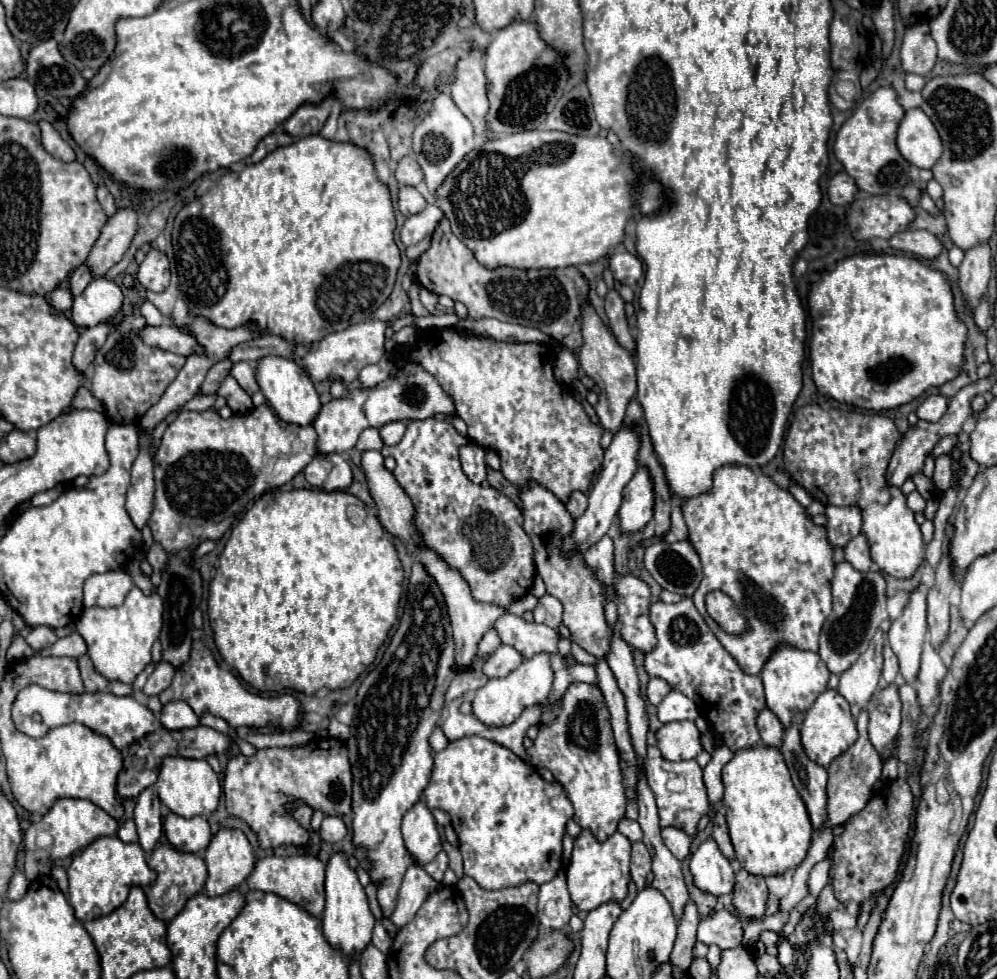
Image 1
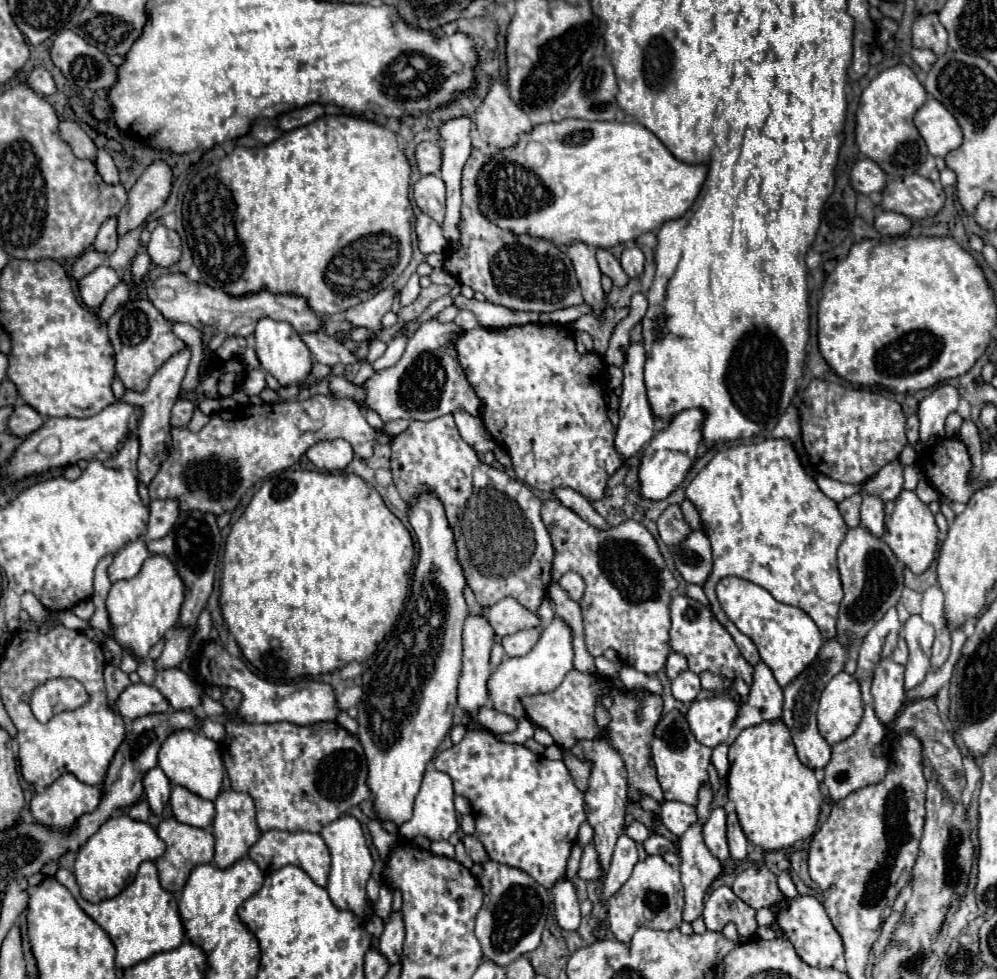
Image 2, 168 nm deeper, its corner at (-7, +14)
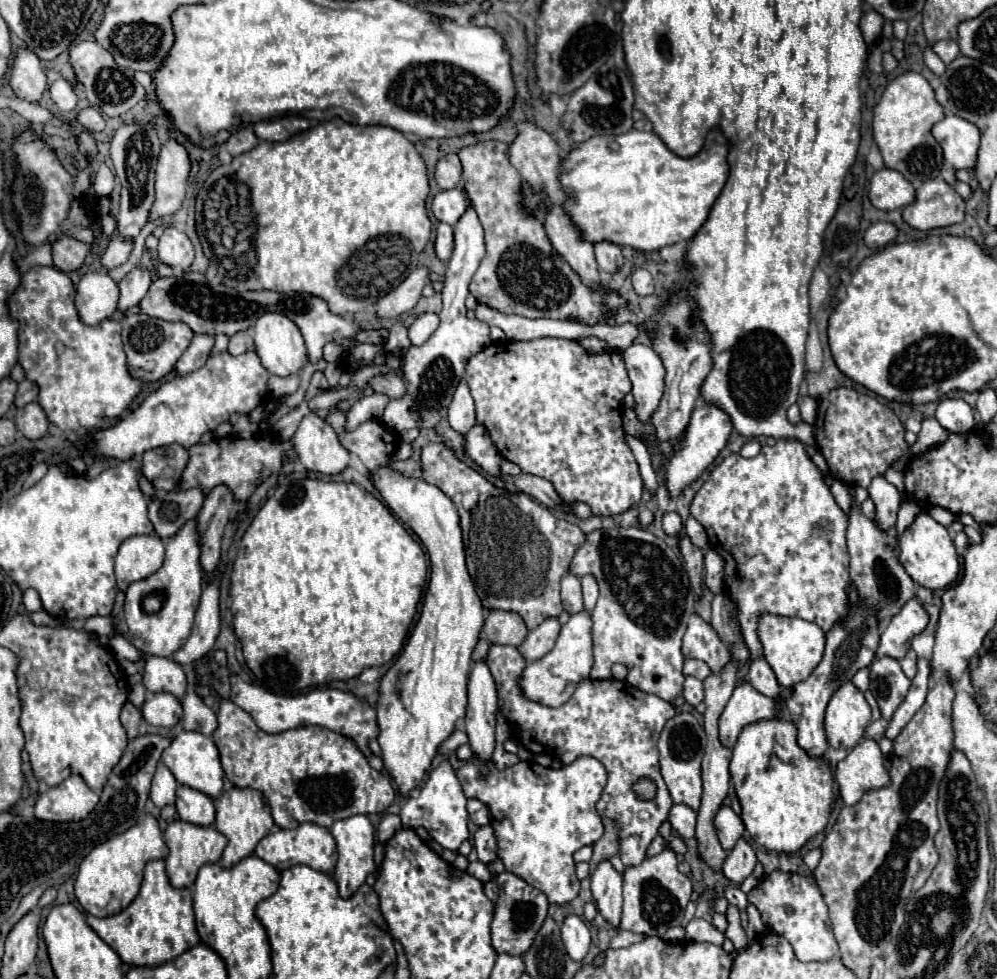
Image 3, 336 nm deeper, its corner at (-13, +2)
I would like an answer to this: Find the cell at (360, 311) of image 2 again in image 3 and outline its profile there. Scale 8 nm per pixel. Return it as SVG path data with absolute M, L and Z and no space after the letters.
M425 268L413 270L393 292L377 302L377 318L399 318L413 310L421 298L423 286L429 282L429 272Z

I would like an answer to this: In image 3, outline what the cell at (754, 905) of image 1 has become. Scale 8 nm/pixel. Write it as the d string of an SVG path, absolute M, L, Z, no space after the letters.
M775 870L747 894L747 900L761 912L761 920L771 926L773 932L789 940L801 962L825 962L839 954L837 940L831 932L827 906L813 876Z

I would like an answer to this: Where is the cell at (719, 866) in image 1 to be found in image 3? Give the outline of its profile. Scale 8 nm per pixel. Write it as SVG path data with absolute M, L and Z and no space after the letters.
M729 806L719 808L719 812L715 816L715 828L717 828L719 842L727 852L735 846L735 842L741 838L743 830L745 830L741 818Z

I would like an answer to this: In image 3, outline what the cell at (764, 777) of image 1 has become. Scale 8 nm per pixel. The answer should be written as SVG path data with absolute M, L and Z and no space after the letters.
M761 720L739 734L729 764L741 802L741 820L759 846L775 852L799 852L807 840L829 824L833 804L833 772L825 758L811 758L797 744L797 728L789 720Z

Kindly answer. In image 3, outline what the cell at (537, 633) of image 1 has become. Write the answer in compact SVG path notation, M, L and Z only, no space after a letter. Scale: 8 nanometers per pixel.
M491 610L487 614L483 632L487 634L491 644L503 646L519 646L529 634L523 618L517 612L503 612L503 610Z

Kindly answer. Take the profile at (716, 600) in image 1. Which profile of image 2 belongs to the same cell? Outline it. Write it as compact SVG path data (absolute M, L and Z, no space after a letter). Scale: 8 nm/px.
M735 576L723 578L717 584L717 598L735 626L755 642L761 660L771 668L779 686L787 686L795 676L799 676L823 646L817 624L801 608L777 602L767 590L753 582Z

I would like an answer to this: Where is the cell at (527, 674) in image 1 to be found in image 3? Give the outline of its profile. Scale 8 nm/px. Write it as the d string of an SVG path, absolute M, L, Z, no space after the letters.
M587 612L573 614L569 622L561 628L559 638L549 654L543 658L529 662L519 676L521 694L543 706L561 706L565 704L575 688L589 678L589 670L593 666L593 648L591 648L591 618Z

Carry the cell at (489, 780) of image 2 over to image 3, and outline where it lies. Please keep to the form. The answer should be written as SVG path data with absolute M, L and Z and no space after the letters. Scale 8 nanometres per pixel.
M473 756L471 760L463 762L463 766L455 772L463 792L467 798L477 798L489 806L491 812L491 826L497 838L497 858L505 864L507 872L523 878L527 884L539 888L551 904L567 904L579 894L579 880L575 876L575 860L573 854L585 846L593 844L603 836L601 816L595 810L595 802L601 796L601 790L607 782L607 772L603 764L595 758L583 756L573 764L553 770L541 768L533 762L517 762L505 770L497 770L495 764L489 760L489 772L481 776L481 760Z

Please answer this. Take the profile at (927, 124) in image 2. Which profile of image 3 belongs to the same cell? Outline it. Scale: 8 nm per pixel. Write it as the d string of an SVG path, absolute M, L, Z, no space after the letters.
M945 116L933 126L931 134L941 144L945 162L949 162L955 170L973 168L979 148L979 130L975 124L959 116Z

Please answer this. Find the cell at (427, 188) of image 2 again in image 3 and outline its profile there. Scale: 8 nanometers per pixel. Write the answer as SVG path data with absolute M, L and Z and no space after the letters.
M451 188L451 190L441 190L439 194L435 194L433 202L431 202L431 212L439 222L445 222L449 226L453 226L459 216L465 212L467 202L461 194L461 188Z

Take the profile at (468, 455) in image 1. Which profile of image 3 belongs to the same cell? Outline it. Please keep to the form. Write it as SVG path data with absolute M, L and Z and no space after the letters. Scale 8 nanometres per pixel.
M465 380L459 382L459 388L457 388L453 402L449 406L449 424L453 430L457 430L463 436L465 436L465 432L469 432L477 424L475 404L473 404L473 398L469 394Z

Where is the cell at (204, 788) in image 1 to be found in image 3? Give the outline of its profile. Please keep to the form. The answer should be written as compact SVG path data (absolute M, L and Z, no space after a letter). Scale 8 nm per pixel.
M181 732L175 734L171 740L171 746L163 752L161 762L171 770L175 780L179 784L185 784L189 788L197 788L199 792L205 792L207 796L213 796L213 800L219 798L223 792L223 768L219 760L217 746L213 744L211 736L203 736L201 732Z

